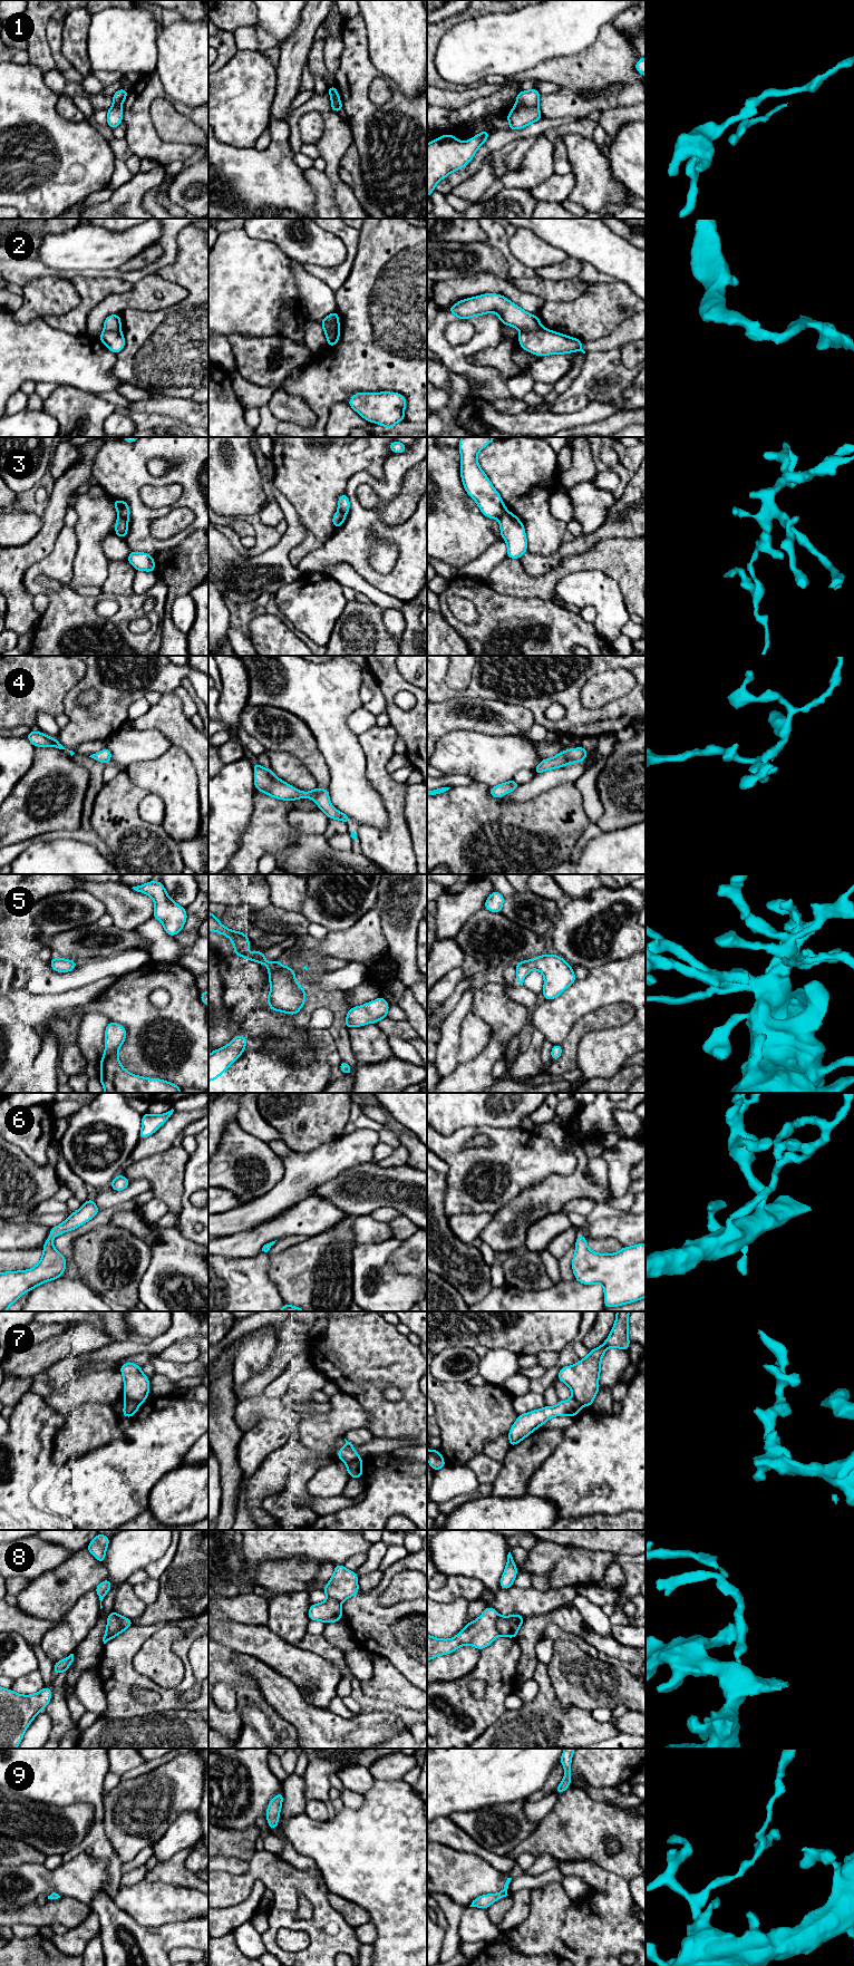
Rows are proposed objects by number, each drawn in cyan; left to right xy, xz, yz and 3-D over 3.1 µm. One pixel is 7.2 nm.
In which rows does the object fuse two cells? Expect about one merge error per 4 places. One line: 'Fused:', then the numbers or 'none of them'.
Fused: 1, 2, 3, 7

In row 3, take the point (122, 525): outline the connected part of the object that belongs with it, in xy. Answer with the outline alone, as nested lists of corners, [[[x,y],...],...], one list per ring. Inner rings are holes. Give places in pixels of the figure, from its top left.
[[[118,515],[115,523],[115,534],[122,539],[125,539],[128,531],[128,521]]]

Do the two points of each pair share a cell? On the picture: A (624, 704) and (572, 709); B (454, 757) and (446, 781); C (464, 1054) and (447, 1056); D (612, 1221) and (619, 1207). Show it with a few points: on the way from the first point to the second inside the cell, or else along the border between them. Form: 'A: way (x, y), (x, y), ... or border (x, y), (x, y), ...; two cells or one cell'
A: way (611, 715), (585, 715); one cell
B: border (444, 774), (467, 774), (474, 781); two cells
C: border (459, 1029), (457, 1063); two cells
D: border (615, 1211), (628, 1212); two cells

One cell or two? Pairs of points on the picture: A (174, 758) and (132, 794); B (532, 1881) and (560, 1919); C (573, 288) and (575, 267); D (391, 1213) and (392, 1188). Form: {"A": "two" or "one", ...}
{"A": "two", "B": "two", "C": "two", "D": "two"}

